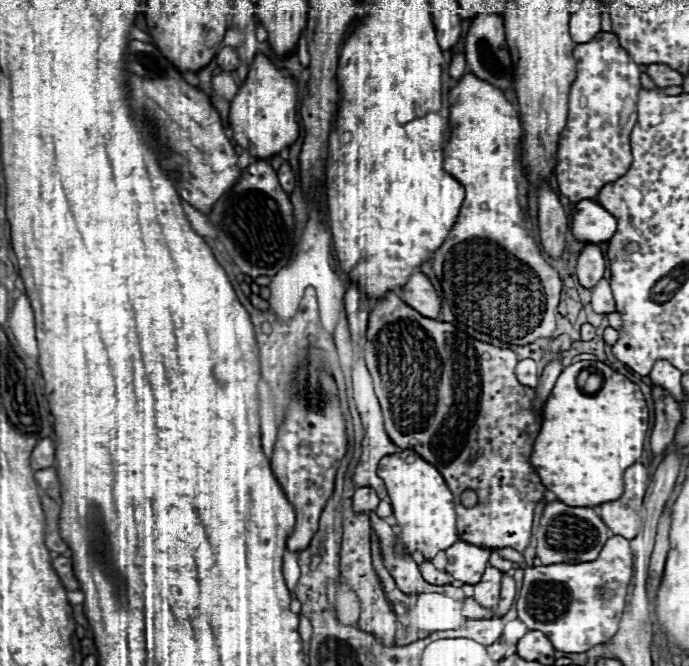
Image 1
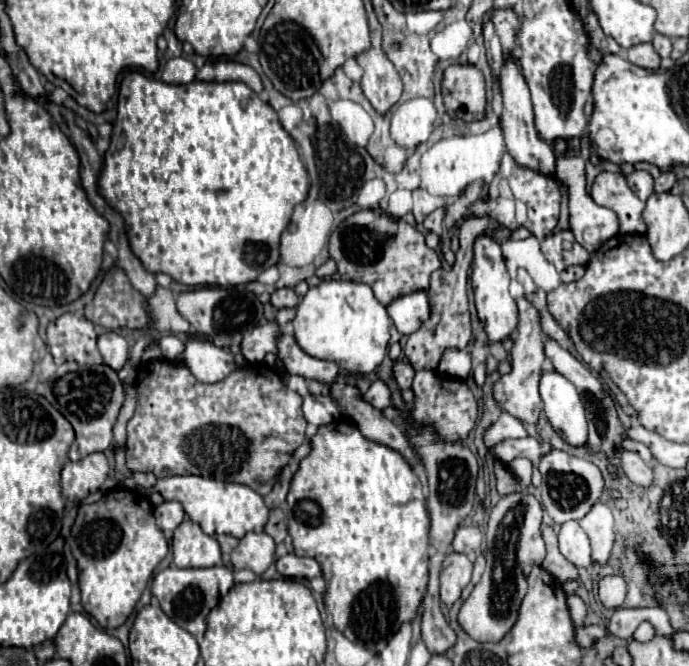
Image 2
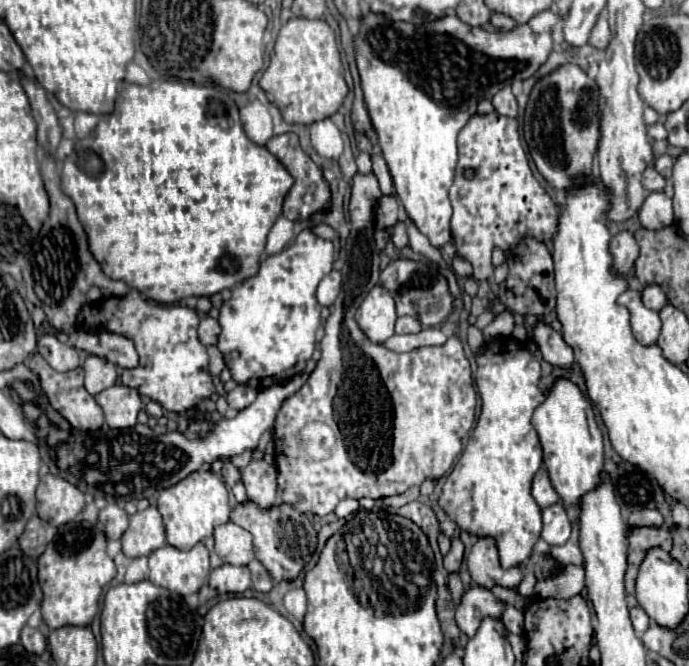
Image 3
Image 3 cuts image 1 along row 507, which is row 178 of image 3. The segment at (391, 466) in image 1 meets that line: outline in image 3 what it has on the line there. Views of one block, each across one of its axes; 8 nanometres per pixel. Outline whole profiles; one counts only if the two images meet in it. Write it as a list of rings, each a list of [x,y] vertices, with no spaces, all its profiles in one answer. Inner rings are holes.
[[[544,10],[530,22],[516,26],[514,30],[504,34],[488,32],[484,28],[472,28],[460,22],[458,16],[446,16],[424,26],[388,22],[376,14],[368,14],[360,20],[360,30],[356,34],[356,62],[366,108],[378,134],[378,146],[388,164],[396,196],[402,202],[410,222],[428,236],[434,248],[442,248],[452,240],[452,206],[448,200],[448,190],[452,186],[454,168],[458,162],[458,132],[476,114],[478,100],[490,100],[498,90],[510,86],[514,80],[530,78],[548,60],[554,48],[552,30],[558,22],[562,22],[560,14]]]

